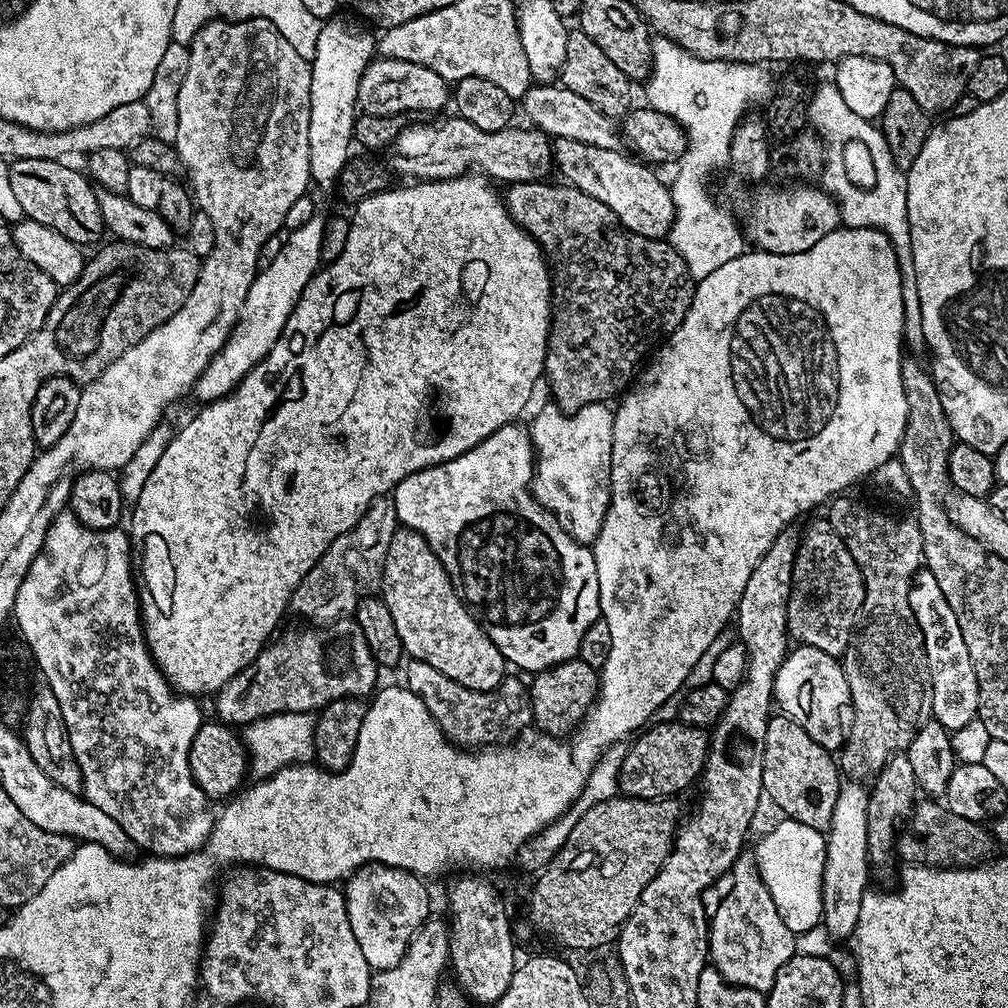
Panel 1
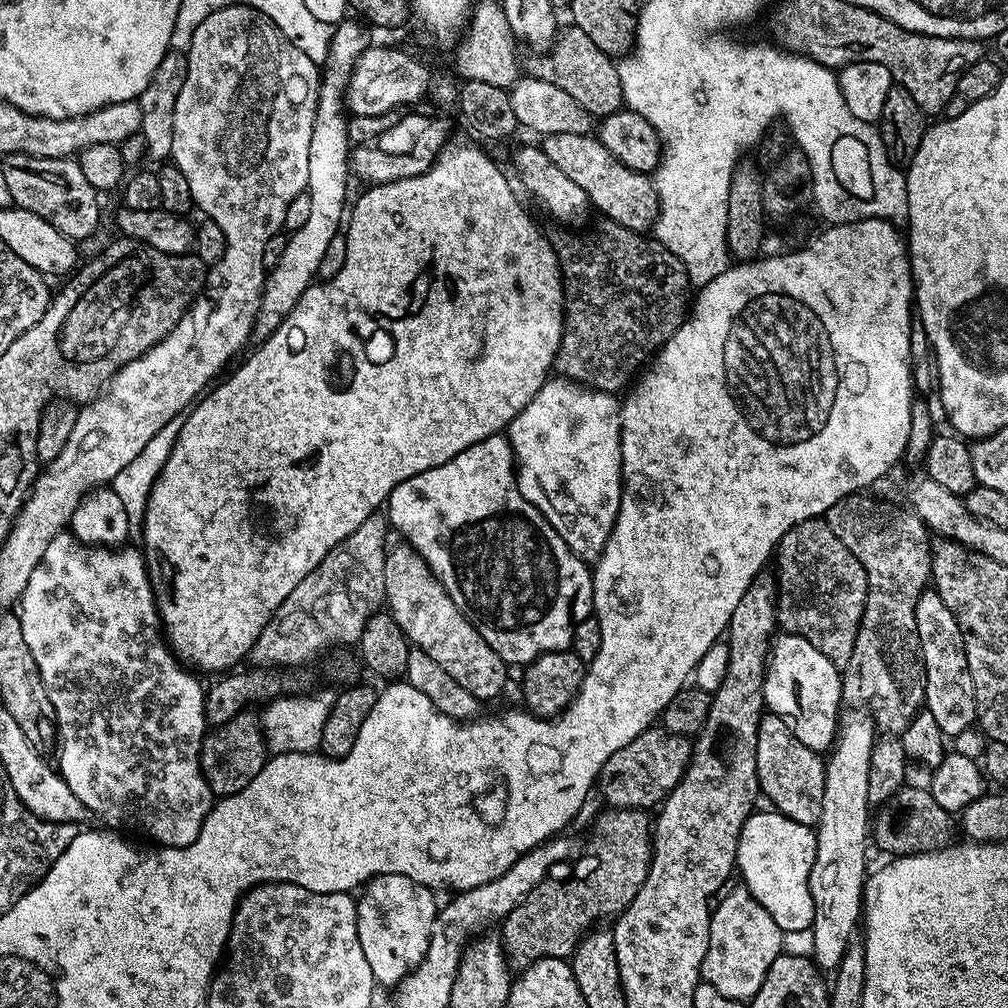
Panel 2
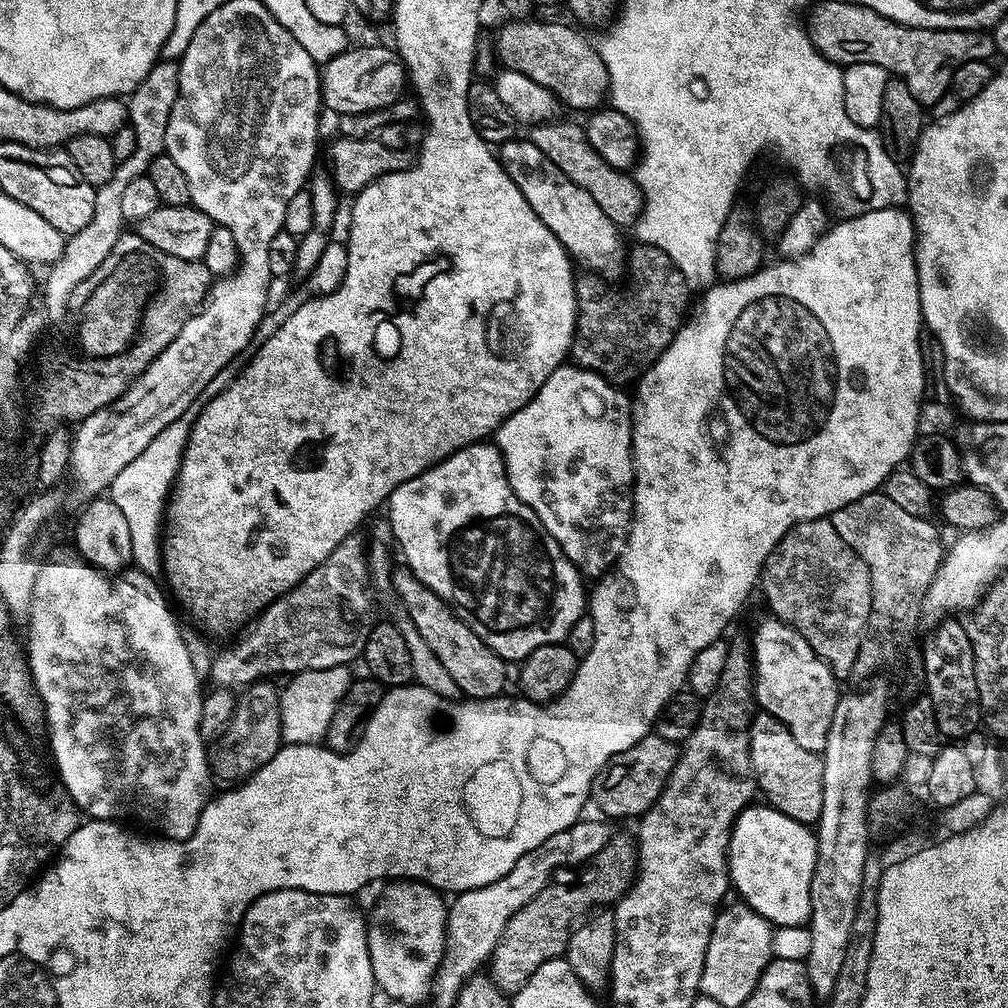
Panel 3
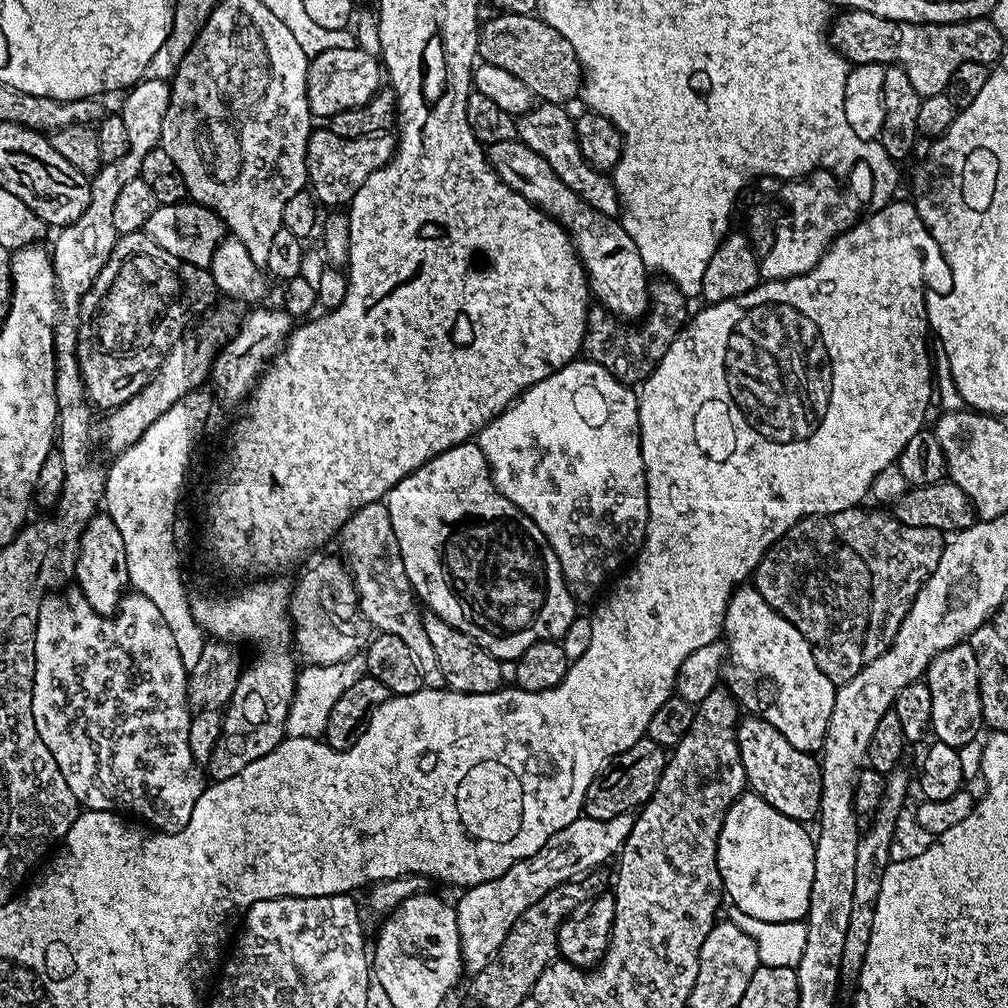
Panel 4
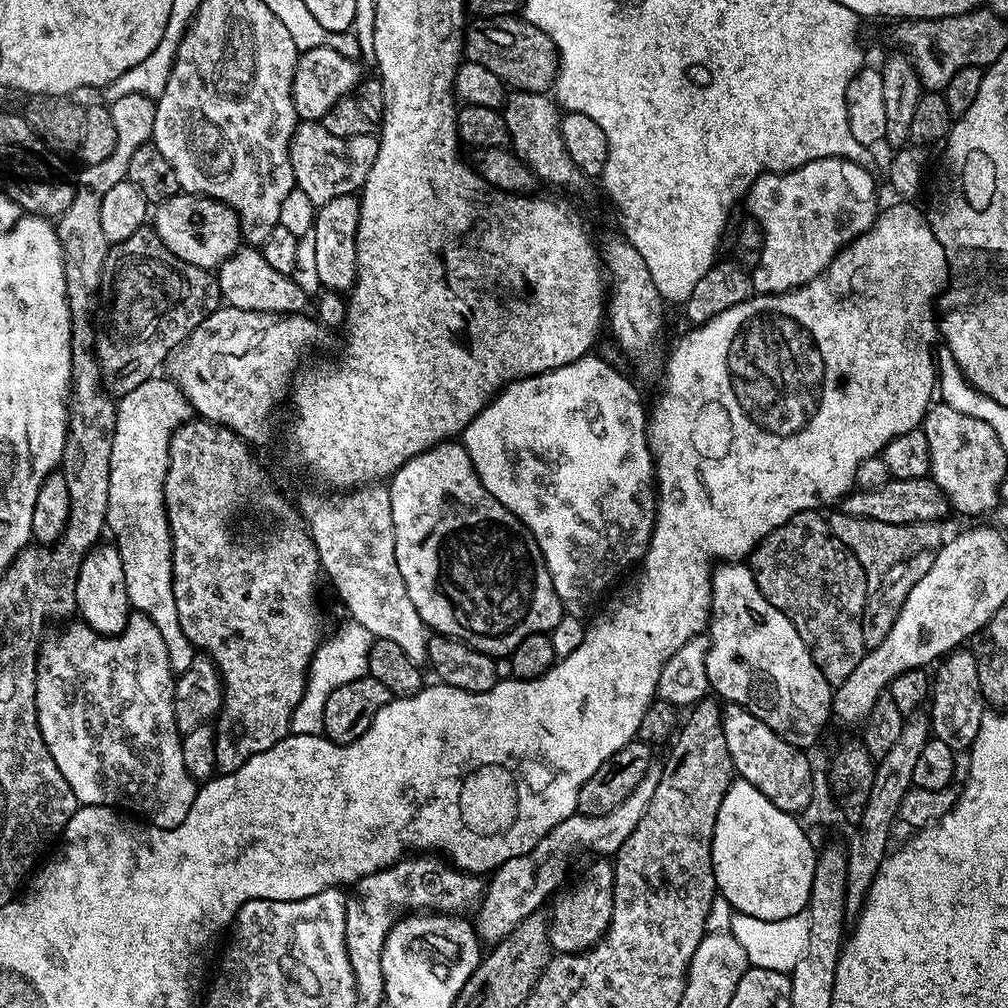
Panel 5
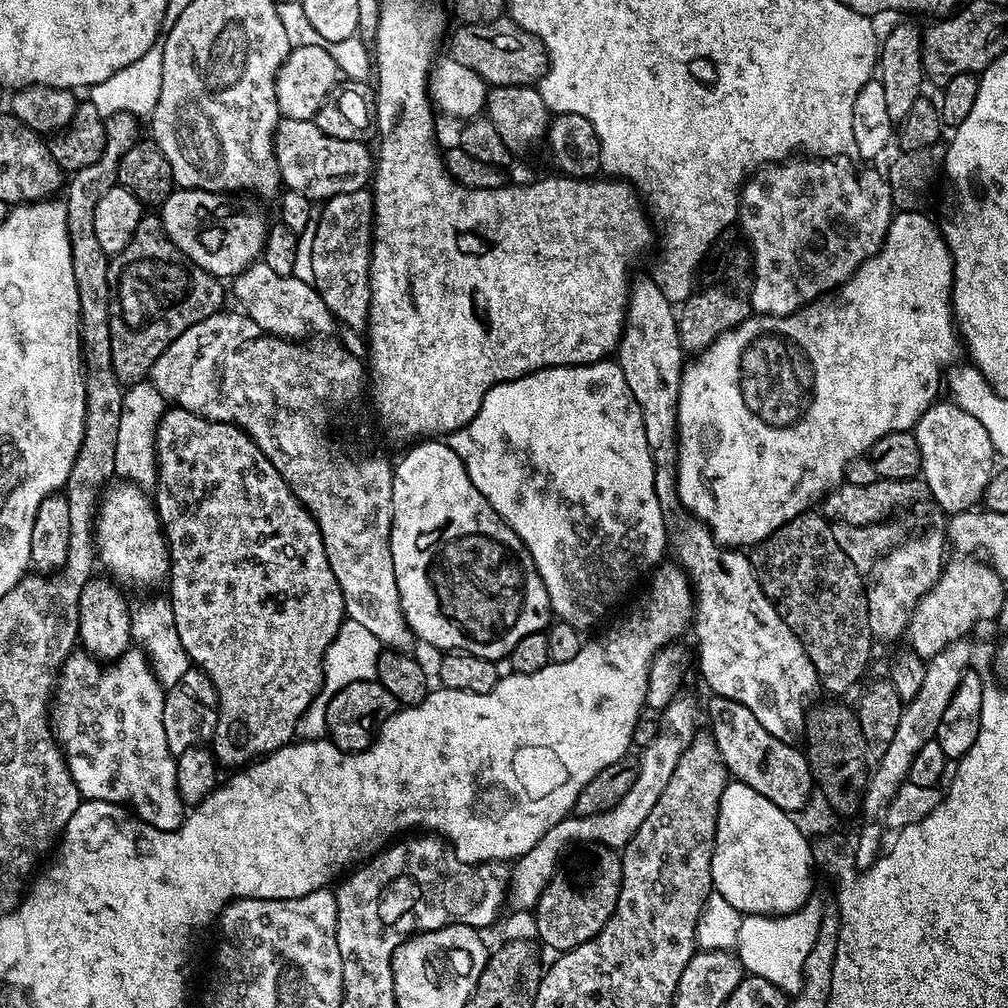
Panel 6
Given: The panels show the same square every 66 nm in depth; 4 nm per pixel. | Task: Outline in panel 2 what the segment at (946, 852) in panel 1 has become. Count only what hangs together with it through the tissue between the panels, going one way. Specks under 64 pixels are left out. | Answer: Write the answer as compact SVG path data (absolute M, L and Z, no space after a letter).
M905 786L875 809L870 836L874 844L876 840L877 846L884 852L892 852L888 854L893 857L912 856L916 852L934 852L937 848L947 848L953 843L952 831L957 831L957 828L953 813L942 810L942 806L934 802L927 787Z

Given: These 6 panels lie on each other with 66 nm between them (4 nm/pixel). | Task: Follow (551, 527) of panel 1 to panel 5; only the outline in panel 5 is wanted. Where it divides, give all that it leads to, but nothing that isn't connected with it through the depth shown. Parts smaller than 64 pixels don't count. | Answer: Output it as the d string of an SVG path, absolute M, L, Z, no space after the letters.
M463 443L435 444L430 450L410 458L410 462L403 464L390 477L387 489L390 494L390 514L394 514L394 546L398 558L398 570L402 570L402 582L406 582L406 590L410 594L410 602L414 602L414 610L418 610L422 622L428 629L441 636L450 636L454 640L461 640L462 643L469 644L471 648L485 652L487 656L508 658L526 638L539 632L551 633L552 628L558 626L560 619L566 613L554 588L554 582L550 578L550 570L546 566L536 537L529 532L528 527L510 509L502 506L502 502L498 502L488 493L486 486L482 486L470 460L470 454L464 449Z

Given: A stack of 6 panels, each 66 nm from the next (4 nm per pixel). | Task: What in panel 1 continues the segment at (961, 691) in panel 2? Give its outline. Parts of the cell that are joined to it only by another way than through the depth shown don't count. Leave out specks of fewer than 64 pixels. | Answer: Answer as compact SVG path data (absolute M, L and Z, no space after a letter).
M922 566L916 571L908 597L910 610L914 610L924 635L932 679L932 719L949 733L957 732L966 722L977 719L980 710L978 678L970 662L970 650L966 650L966 638L962 638L958 618L954 618L954 610L950 610L950 602L946 602L946 594L942 594L942 586L938 586L938 578L934 578L931 568Z

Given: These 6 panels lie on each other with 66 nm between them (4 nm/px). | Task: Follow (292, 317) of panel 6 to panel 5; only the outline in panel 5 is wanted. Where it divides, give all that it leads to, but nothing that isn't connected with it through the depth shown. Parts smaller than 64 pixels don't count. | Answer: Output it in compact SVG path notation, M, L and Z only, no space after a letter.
M242 246L234 256L220 264L216 270L221 299L232 308L254 310L272 315L297 315L307 308L308 296L292 276L273 269L263 251L254 246Z

